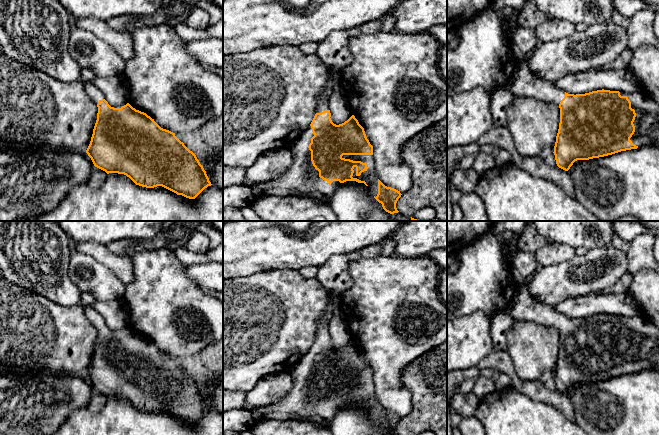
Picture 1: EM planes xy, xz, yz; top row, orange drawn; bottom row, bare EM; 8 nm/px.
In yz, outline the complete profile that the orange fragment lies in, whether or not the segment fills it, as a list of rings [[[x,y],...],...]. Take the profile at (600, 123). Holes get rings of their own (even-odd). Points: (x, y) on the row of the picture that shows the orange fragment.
[[[522,60],[516,61],[506,86],[514,96],[559,105],[560,123],[553,153],[557,166],[565,171],[577,160],[654,145],[659,138],[659,105],[644,91],[624,93],[602,89],[585,94],[568,94],[553,82],[535,76]]]

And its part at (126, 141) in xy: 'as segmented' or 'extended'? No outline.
extended

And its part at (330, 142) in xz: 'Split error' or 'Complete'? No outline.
Split error

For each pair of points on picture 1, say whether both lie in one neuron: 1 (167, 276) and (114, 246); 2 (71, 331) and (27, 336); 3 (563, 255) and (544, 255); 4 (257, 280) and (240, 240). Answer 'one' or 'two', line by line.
1: two
2: one
3: one
4: two

